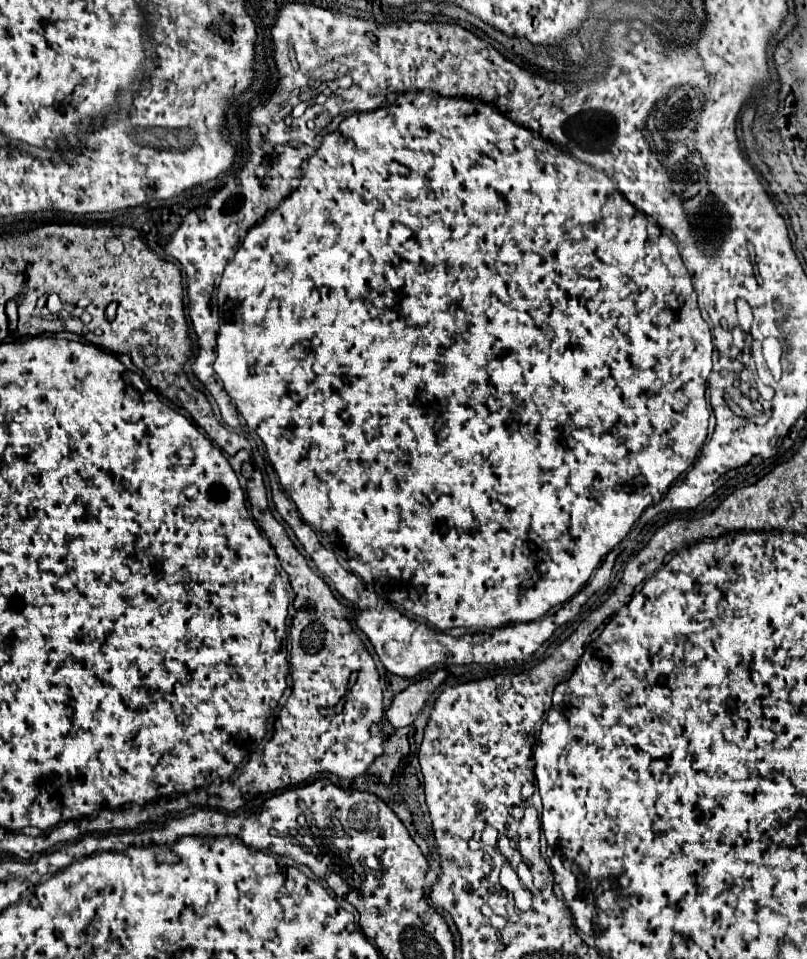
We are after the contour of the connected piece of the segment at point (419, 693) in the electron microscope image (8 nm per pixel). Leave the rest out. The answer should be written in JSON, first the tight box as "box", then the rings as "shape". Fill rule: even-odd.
{"box":[385,670,447,728],"shape":[[[435,670],[427,678],[411,684],[403,692],[399,692],[393,698],[391,706],[385,710],[385,716],[391,722],[391,726],[393,728],[403,728],[403,726],[413,724],[415,716],[425,706],[425,700],[437,690],[437,686],[445,680],[445,676],[447,676],[445,670]]]}

